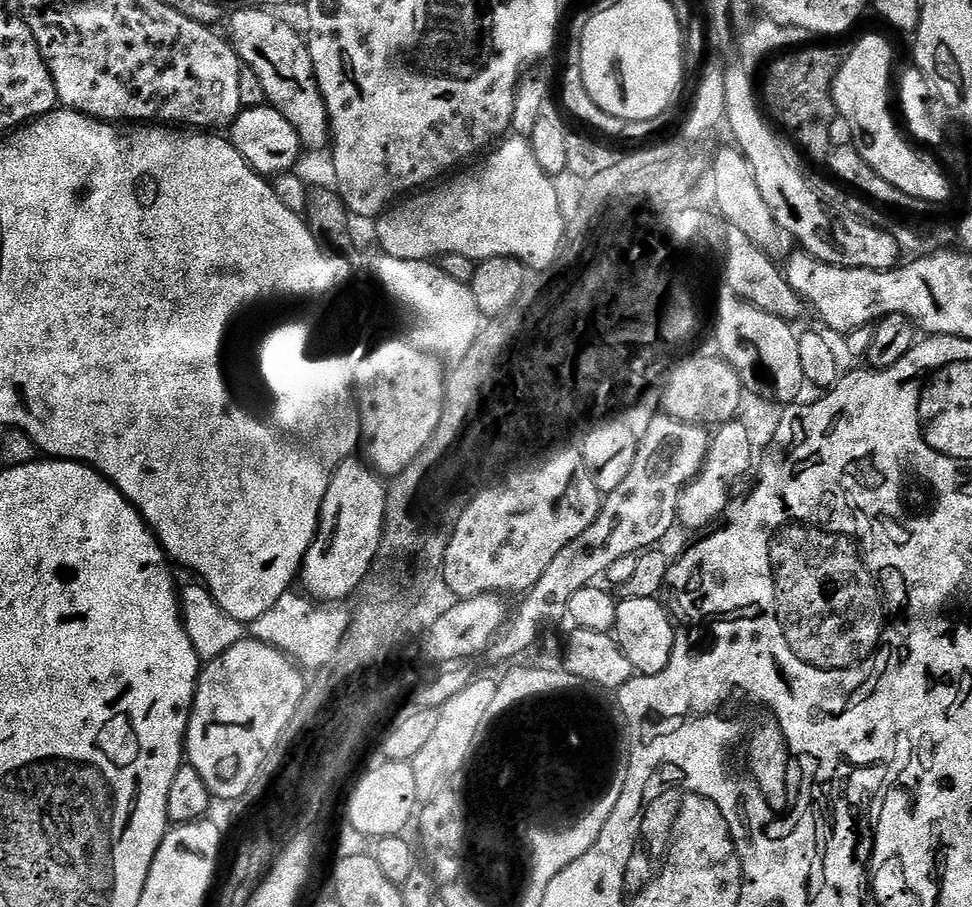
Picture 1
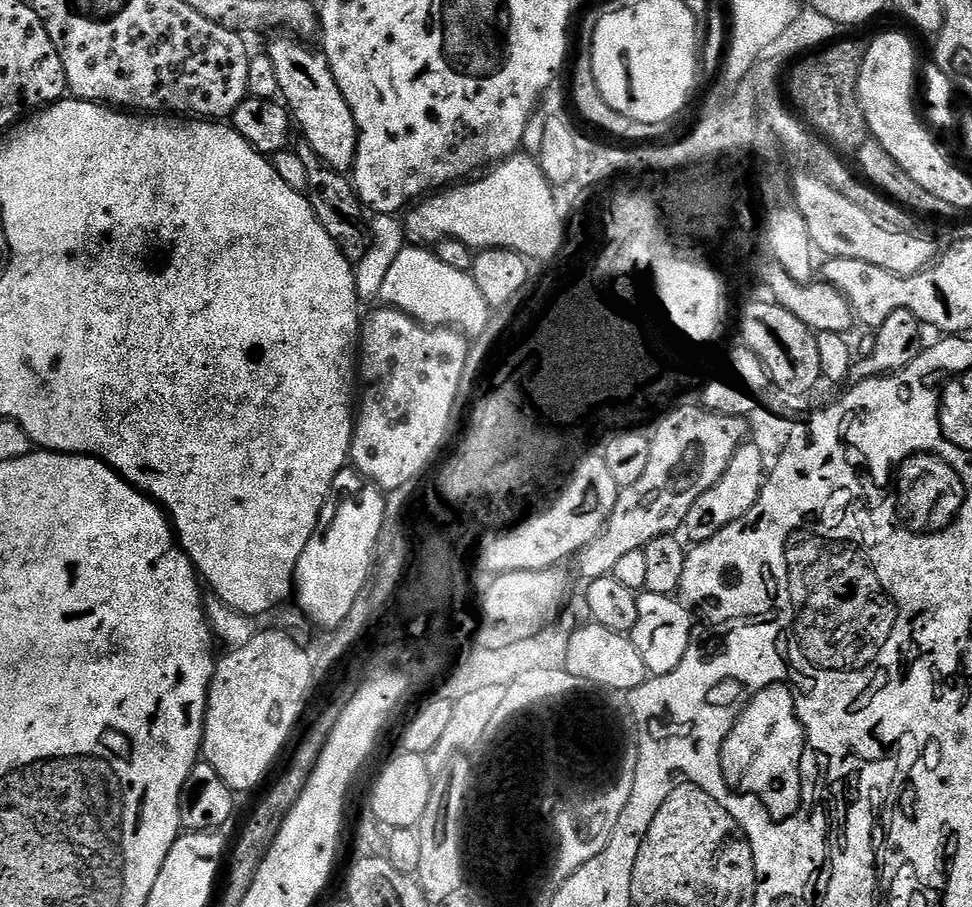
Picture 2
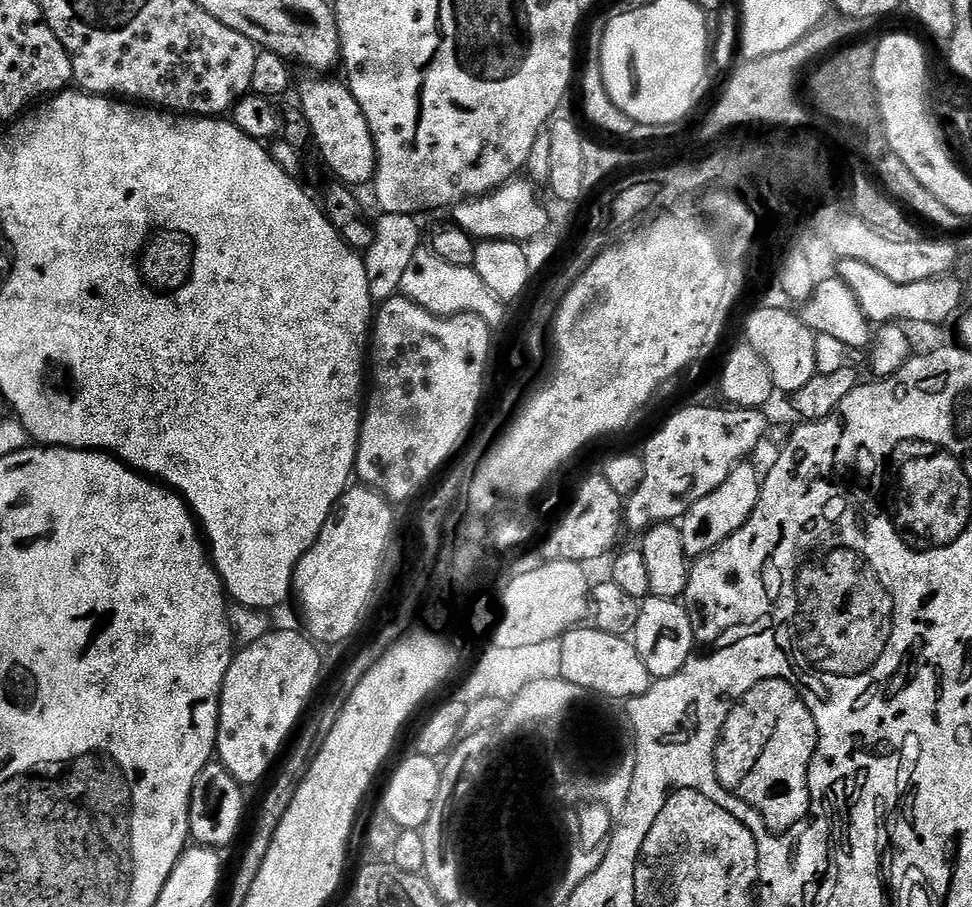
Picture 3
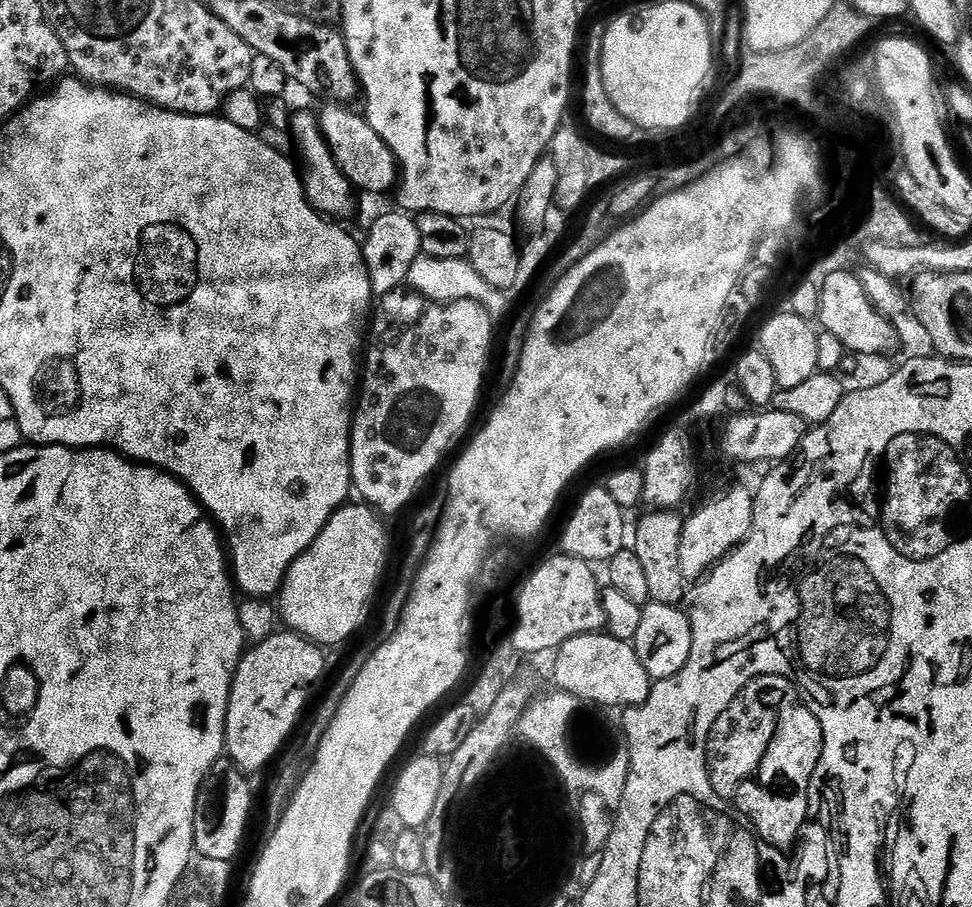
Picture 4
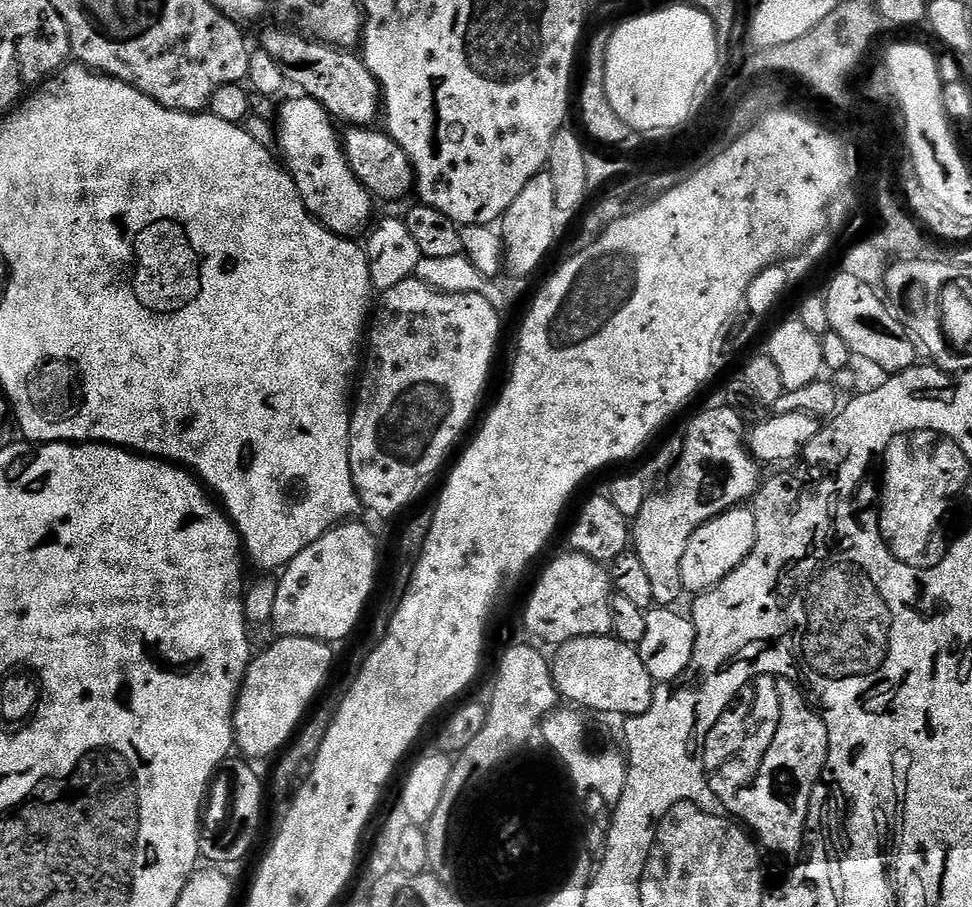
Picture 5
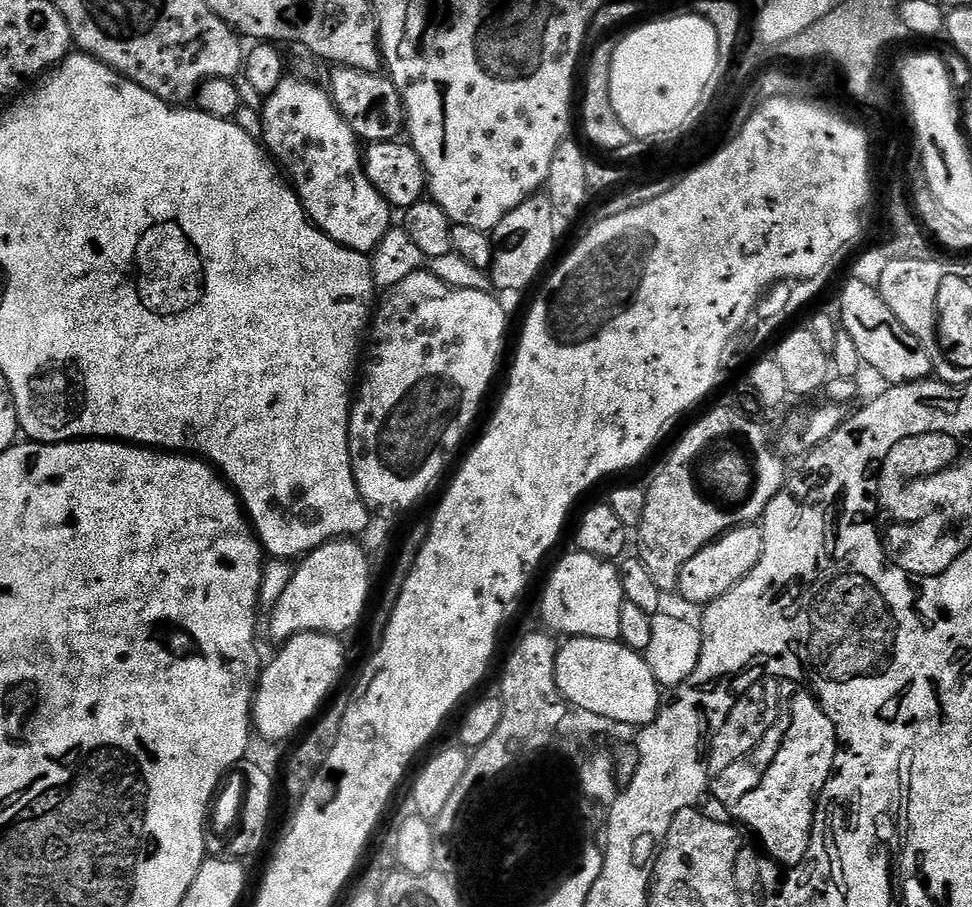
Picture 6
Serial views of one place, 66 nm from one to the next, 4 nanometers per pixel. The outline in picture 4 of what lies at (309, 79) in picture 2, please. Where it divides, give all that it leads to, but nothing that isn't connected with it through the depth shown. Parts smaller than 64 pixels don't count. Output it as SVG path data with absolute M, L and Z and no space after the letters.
M328 102L325 105L318 114L320 128L347 180L359 191L389 193L398 182L399 165L388 144L382 142L382 138L374 133L374 128L359 111L354 112L348 109L351 107L340 102Z

